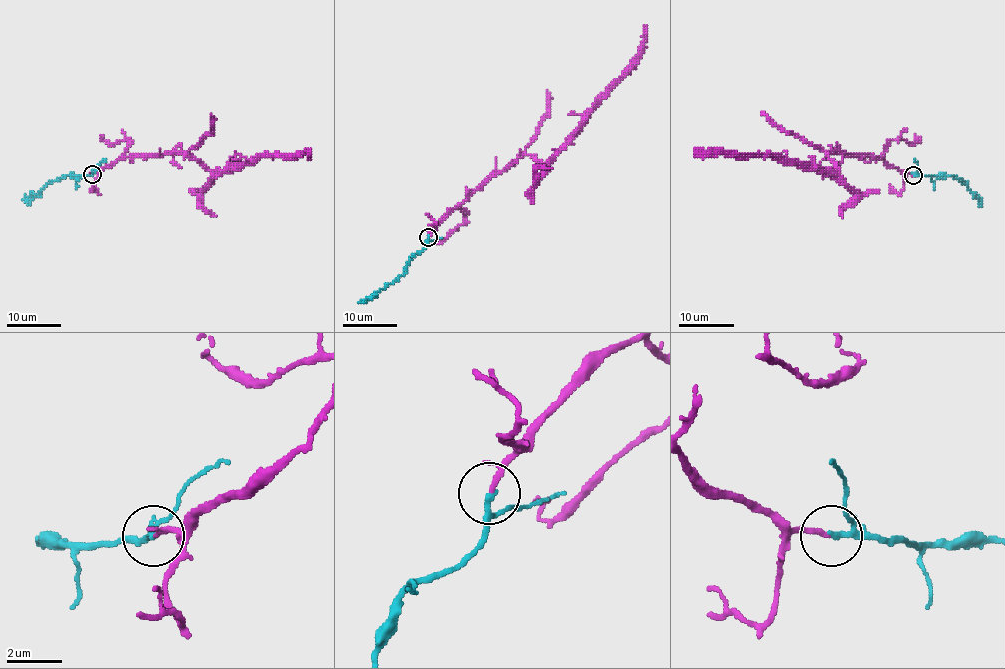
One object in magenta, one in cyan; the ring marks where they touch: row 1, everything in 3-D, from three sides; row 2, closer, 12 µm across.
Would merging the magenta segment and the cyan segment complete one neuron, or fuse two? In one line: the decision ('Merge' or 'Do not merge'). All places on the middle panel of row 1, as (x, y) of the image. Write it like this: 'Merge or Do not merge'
Merge

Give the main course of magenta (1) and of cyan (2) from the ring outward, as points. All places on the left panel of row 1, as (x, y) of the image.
1: (91, 175), (120, 158), (180, 152), (213, 171), (235, 169), (260, 156), (300, 156), (309, 148)
2: (91, 175), (66, 176), (50, 181), (32, 197), (23, 200)

